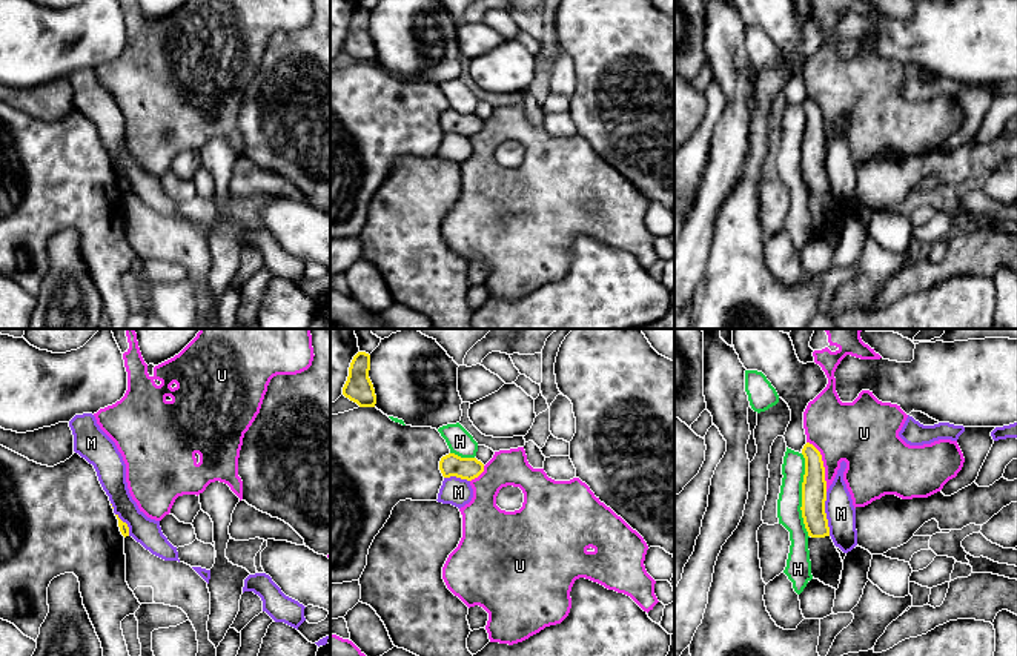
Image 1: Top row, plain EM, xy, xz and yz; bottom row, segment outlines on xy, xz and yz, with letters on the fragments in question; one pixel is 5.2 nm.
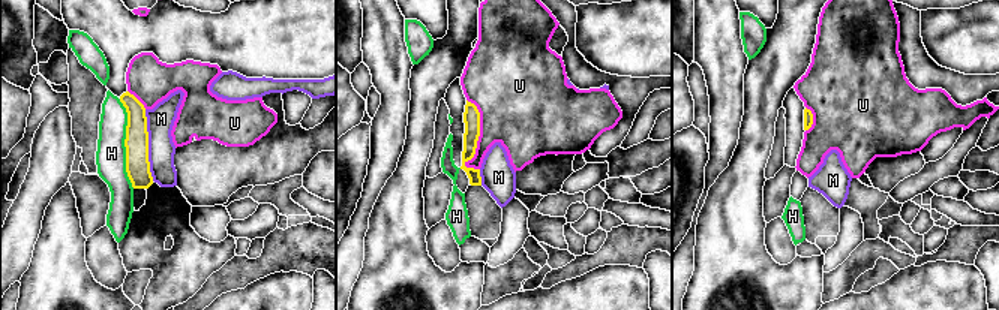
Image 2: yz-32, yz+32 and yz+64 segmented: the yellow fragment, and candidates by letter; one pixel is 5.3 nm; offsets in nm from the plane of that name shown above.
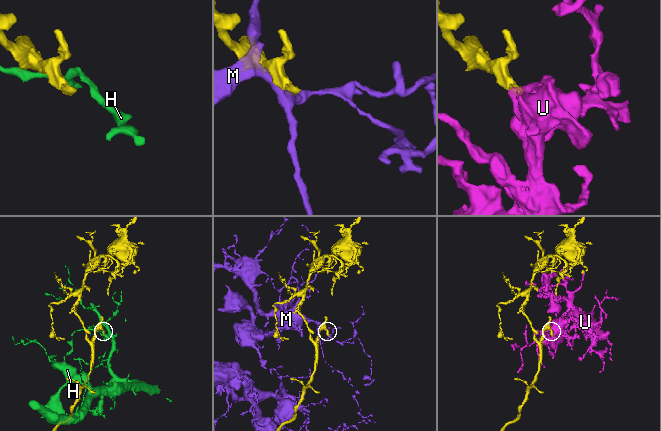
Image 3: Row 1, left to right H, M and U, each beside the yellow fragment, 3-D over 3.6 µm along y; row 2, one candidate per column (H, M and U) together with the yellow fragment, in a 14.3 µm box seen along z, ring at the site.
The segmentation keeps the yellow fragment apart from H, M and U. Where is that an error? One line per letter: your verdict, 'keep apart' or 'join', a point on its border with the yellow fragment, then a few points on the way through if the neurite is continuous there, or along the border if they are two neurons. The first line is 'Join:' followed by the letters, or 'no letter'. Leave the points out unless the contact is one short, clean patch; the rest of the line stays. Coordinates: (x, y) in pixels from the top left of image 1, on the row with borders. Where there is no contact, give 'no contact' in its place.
Join: U
H: keep apart; contact yz (802, 495)
M: keep apart; contact yz (825, 513)
U: join; contact yz (822, 466)

